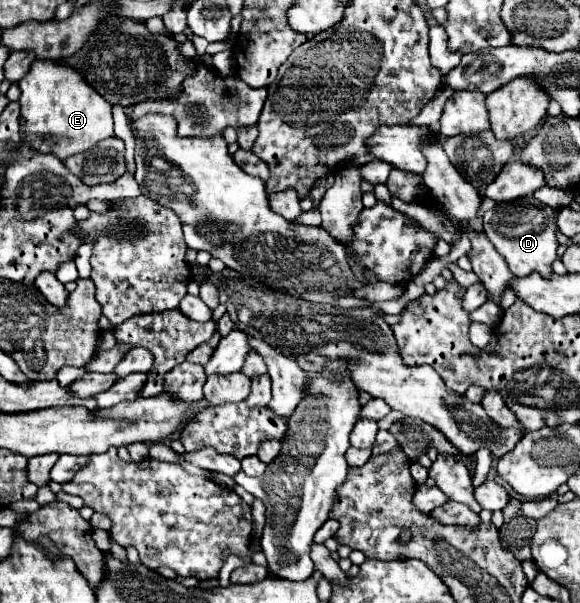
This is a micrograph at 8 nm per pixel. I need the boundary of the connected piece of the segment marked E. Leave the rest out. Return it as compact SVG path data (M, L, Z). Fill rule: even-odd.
M36 59L28 71L28 75L18 81L22 89L20 105L22 105L22 119L24 127L22 133L26 141L40 143L42 147L32 147L38 153L52 153L58 159L66 159L70 155L78 155L98 141L114 135L112 123L112 105L106 103L76 71L70 67L60 67L58 63L46 59ZM52 135L52 137L42 137Z

